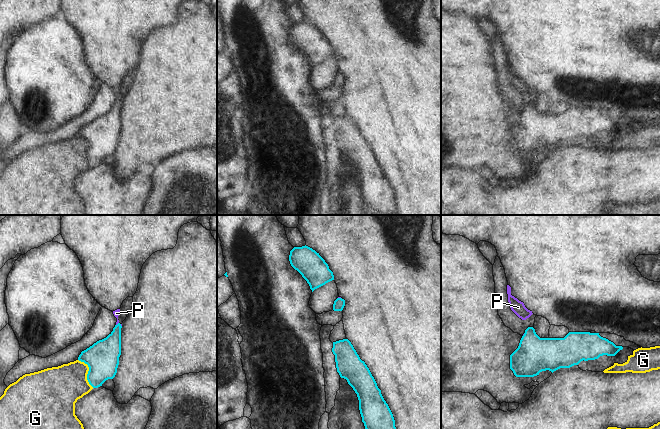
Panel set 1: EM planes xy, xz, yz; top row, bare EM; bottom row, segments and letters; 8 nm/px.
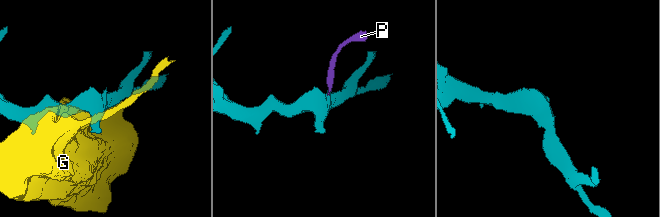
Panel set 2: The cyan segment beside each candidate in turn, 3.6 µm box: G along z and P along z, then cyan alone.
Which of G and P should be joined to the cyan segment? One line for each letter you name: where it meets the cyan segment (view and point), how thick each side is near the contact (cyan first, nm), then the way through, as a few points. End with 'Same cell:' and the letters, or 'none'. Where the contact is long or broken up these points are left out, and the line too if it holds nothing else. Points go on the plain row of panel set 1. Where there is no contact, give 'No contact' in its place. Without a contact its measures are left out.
P: Touches cyan at xy (117, 100). Thickness 220 nm (cyan) against 50 nm. Path across: xy (106, 128), (115, 113), (117, 100), (116, 89)
Same cell: P

